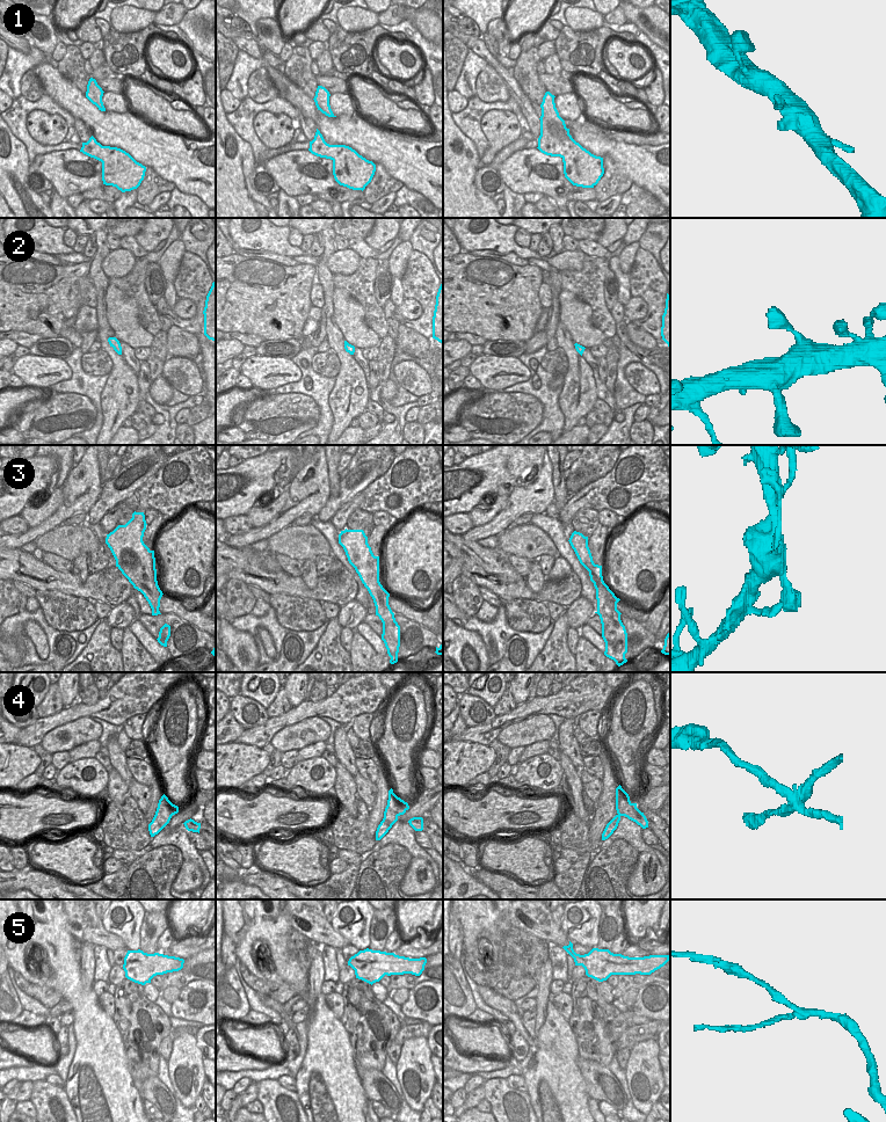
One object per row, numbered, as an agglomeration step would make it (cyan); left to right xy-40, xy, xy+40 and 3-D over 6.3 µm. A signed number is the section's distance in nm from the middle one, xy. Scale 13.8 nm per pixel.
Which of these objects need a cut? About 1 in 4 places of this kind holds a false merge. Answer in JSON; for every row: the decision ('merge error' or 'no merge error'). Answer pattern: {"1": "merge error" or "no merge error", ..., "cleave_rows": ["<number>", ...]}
{"1": "no merge error", "2": "no merge error", "3": "no merge error", "4": "merge error", "5": "merge error", "cleave_rows": ["4", "5"]}

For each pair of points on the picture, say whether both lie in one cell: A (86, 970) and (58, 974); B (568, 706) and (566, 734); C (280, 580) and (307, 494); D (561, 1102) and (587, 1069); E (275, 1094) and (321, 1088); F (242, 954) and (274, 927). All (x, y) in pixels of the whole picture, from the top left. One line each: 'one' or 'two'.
A: two
B: two
C: two
D: two
E: two
F: one

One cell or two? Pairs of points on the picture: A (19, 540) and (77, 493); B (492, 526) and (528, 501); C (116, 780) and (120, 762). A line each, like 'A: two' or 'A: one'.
A: one
B: one
C: two

